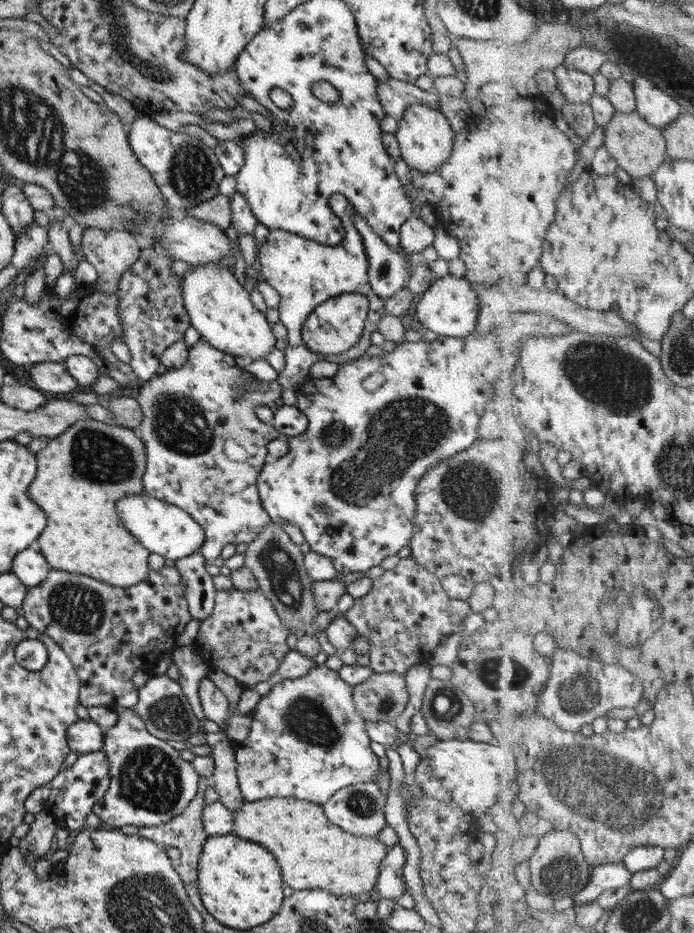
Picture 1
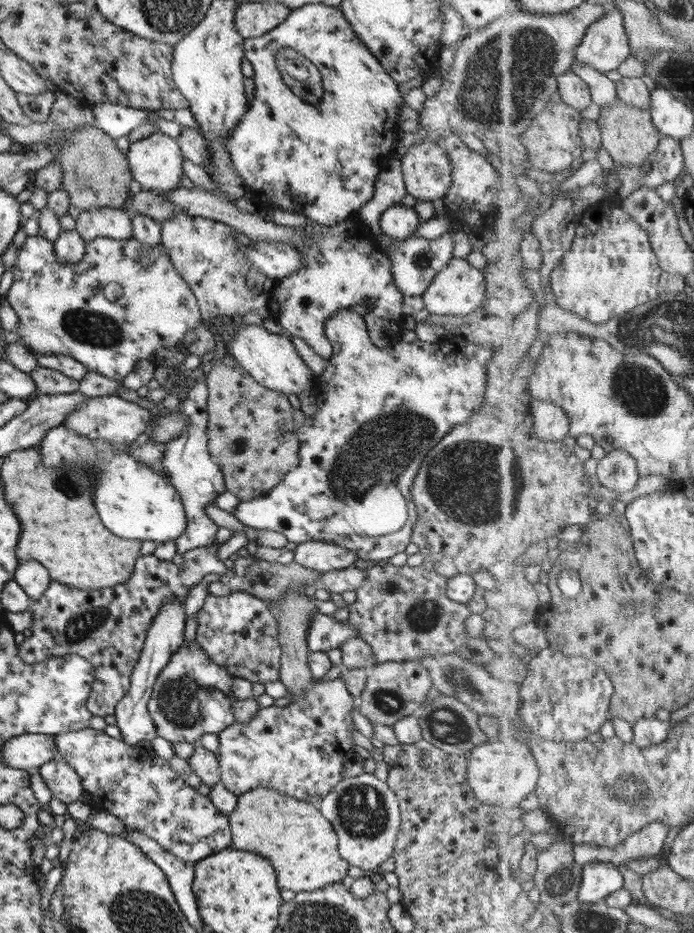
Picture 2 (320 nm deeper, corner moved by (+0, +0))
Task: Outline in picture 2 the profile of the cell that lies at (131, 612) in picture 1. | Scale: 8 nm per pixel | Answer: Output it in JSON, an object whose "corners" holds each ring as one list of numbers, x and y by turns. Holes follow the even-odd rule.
{"corners":[[211,543,184,552,182,566,152,555,139,556,125,582,97,590,79,590,50,580,41,598,30,603,33,617,31,635,17,646,19,659,26,664,34,664,49,659,49,656,65,654,83,658,93,666,94,678,85,707,92,716,111,716,129,689,131,671,158,608,173,599,183,603,188,589,201,581,205,574,229,574,228,564,218,561,218,547,218,544]]}

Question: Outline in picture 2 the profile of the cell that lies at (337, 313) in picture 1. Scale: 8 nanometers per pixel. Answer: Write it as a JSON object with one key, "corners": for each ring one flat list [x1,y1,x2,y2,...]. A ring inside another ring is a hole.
{"corners":[[342,309,337,312,329,321,323,324,325,338,330,342,332,353,326,358,323,370,315,376,313,393,316,397,317,410,313,417,305,419,304,423,296,428,296,437,298,440,297,465,286,472,283,478,267,492,251,500,240,500,231,516,235,516,239,522,251,528,259,530,273,530,283,534,289,542,299,544,305,541,321,541,333,543,342,546,351,553,355,553,356,558,361,560,387,560,397,552,403,552,405,546,410,542,412,526,415,524,417,513,415,505,410,497,410,486,418,471,423,458,430,450,444,437,444,434,452,428,453,425,460,425,467,422,469,415,473,411,485,408,484,390,485,390,485,363,491,358,494,350,490,346,482,344,467,344,459,340,459,344,451,346,443,339,441,348,436,343,422,342,415,339,413,342,403,342,397,340,391,347,376,347,369,339,368,332,363,323,361,312,358,309]]}

